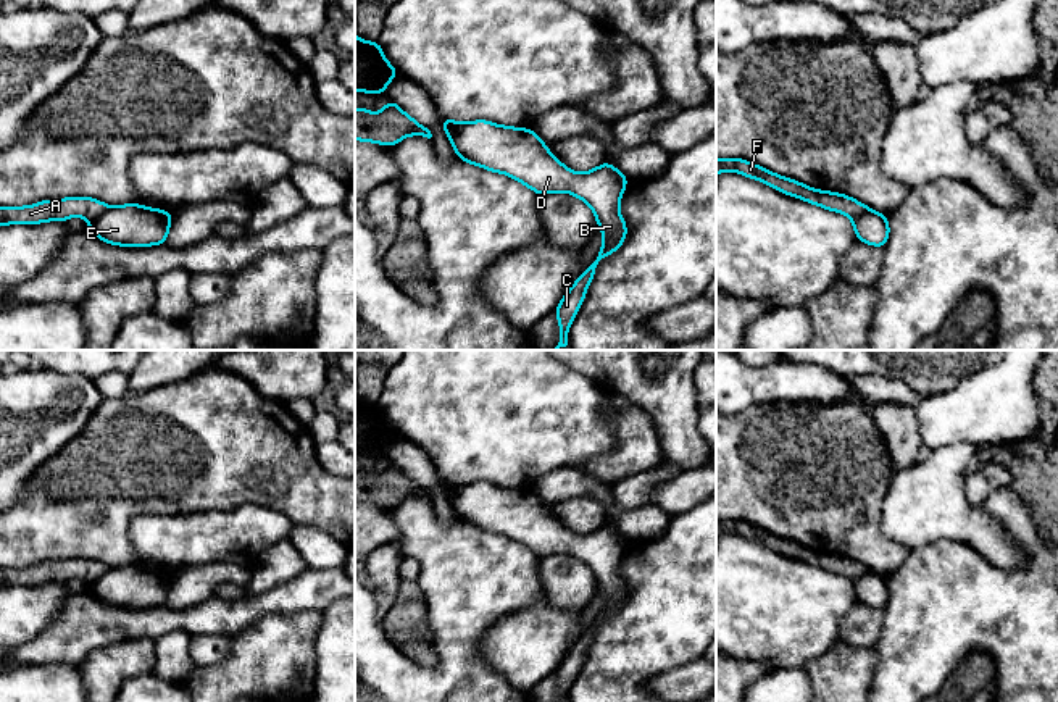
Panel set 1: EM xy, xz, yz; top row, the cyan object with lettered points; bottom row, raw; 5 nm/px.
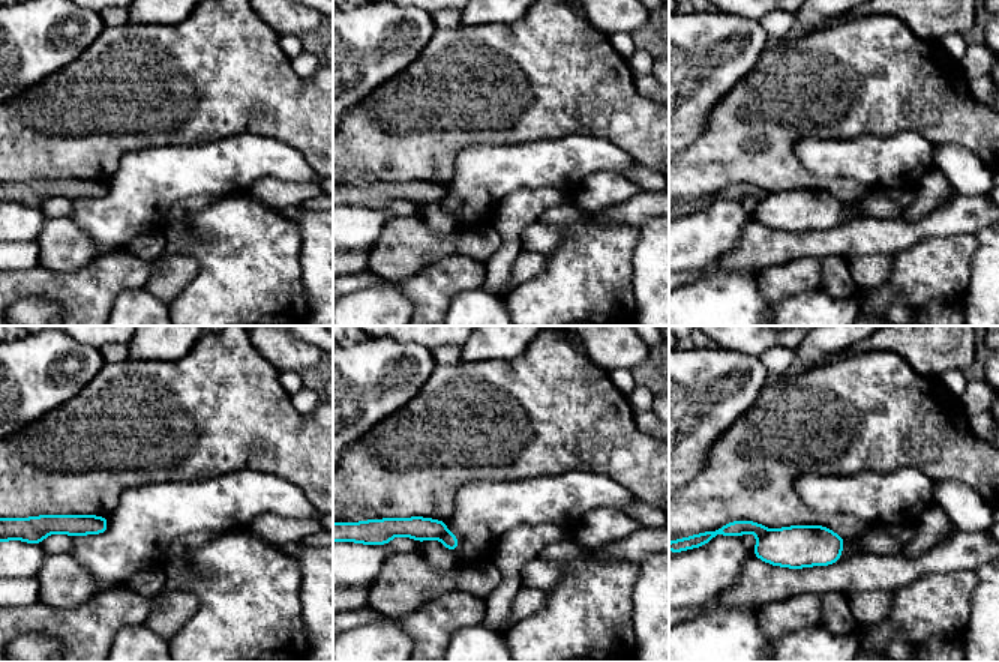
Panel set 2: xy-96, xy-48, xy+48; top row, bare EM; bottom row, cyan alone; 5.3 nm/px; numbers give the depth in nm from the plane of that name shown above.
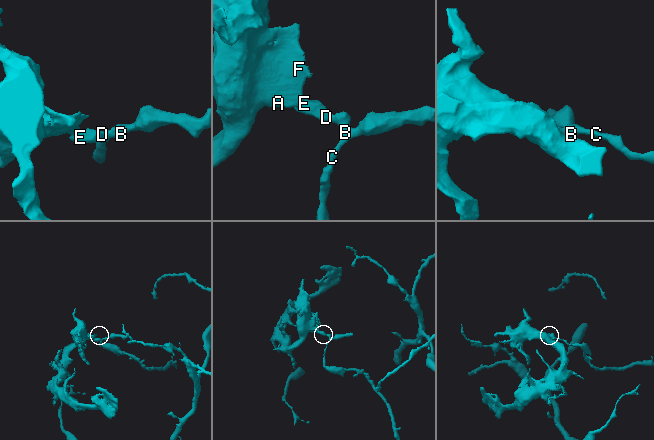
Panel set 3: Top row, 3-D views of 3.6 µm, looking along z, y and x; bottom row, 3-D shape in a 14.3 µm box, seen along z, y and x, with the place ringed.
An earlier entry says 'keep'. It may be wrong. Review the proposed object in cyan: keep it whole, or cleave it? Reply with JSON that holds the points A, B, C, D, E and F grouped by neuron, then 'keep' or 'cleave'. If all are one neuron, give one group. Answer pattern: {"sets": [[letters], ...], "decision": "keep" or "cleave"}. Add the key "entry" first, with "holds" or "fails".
{"entry": "fails", "sets": [["A", "F"], ["B", "C", "D", "E"]], "decision": "cleave"}

